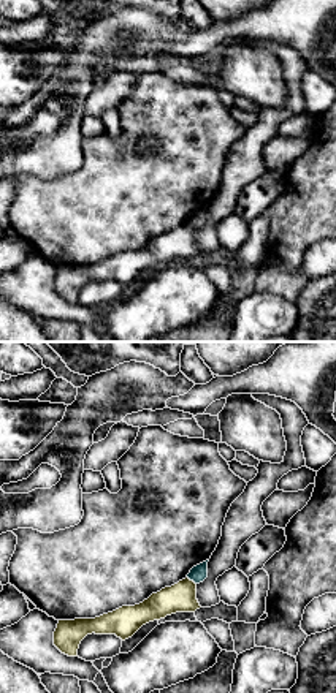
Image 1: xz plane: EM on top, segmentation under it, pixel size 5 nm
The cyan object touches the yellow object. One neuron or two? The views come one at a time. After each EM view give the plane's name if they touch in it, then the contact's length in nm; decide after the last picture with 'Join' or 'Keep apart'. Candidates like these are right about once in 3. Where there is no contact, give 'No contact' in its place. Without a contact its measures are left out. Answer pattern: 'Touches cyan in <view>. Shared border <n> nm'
Touches cyan in xz. Shared border 60 nm

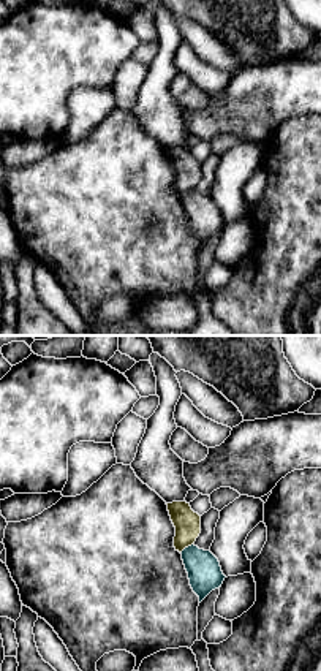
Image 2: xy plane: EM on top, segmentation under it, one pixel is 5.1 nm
Touches cyan in xy. Shared border 90 nm

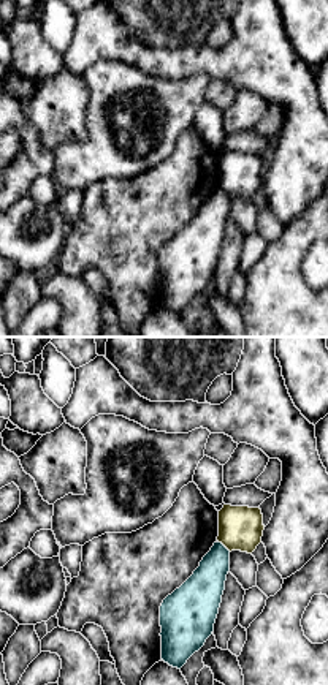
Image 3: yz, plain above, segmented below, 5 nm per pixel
Touches cyan in yz. Shared border 90 nm

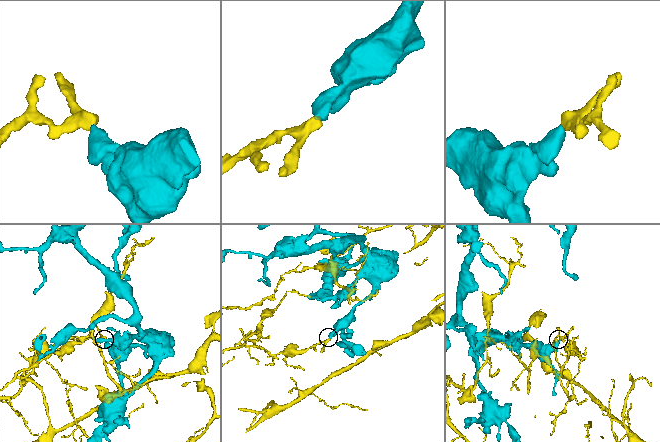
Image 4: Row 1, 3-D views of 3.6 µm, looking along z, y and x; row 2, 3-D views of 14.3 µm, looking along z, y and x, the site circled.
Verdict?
Keep apart

